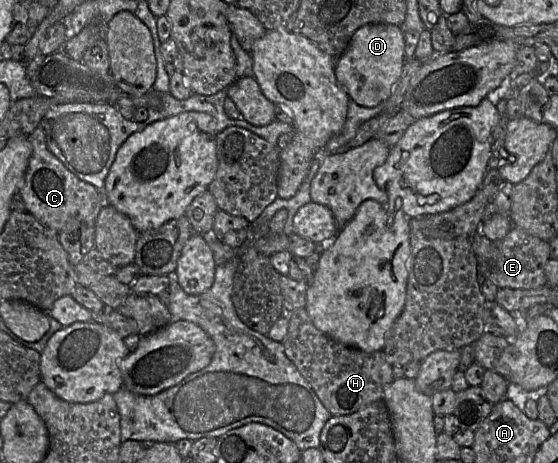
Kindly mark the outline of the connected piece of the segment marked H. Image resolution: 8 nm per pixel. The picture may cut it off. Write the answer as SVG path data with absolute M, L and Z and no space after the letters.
M306 308L297 309L289 314L288 332L282 344L286 356L295 364L322 404L334 416L349 415L372 402L383 400L385 388L394 380L393 366L387 361L383 350L368 353L334 340L314 326Z

